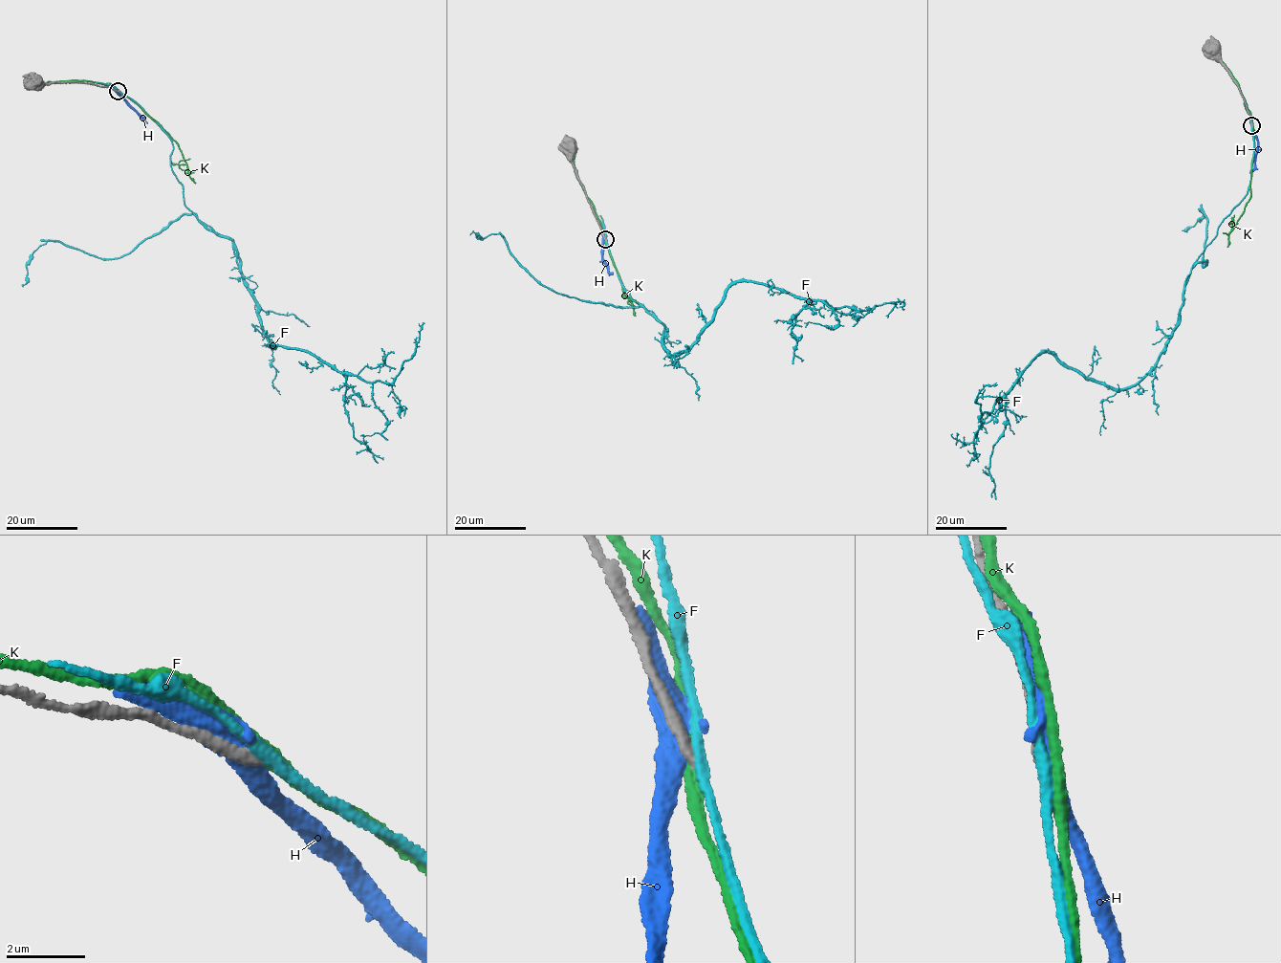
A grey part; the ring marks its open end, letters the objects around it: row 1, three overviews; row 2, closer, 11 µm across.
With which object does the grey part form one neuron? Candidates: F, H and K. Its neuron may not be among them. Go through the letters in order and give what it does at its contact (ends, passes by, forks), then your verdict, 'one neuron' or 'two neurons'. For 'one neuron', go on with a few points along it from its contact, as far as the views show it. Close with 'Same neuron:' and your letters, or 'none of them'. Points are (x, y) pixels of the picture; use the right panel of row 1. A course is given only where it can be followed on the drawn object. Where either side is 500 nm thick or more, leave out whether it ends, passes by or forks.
F: it passes by; two neurons
H: it forks there; two neurons
K: it passes by; two neurons
Same neuron: none of them

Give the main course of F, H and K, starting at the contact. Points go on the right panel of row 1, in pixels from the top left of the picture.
F: (1251, 124), (1245, 198), (1193, 263), (1155, 368), (1118, 389), (1045, 352), (979, 419), (977, 395), (997, 384)
H: (1250, 120), (1257, 145), (1249, 173)
K: (1251, 125), (1254, 151), (1250, 194), (1245, 211), (1231, 230), (1232, 220), (1233, 223)

